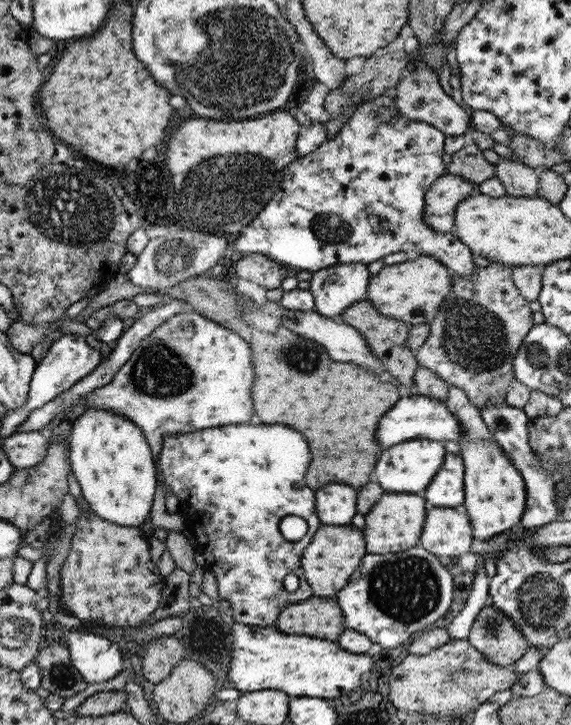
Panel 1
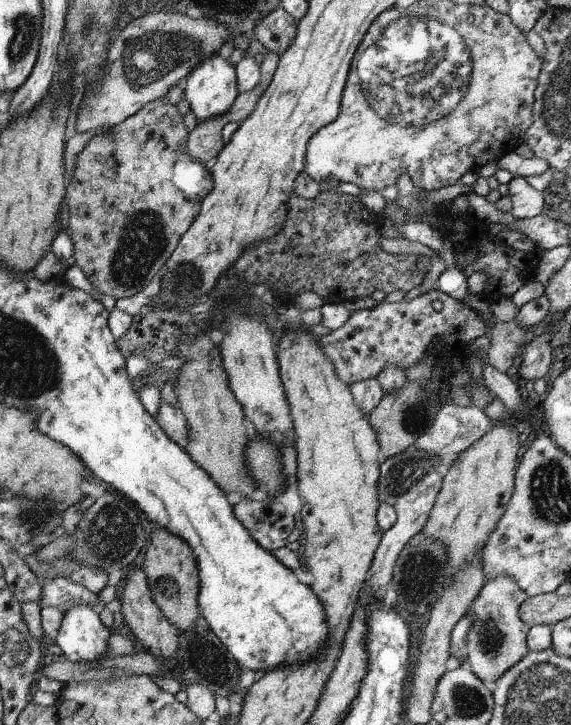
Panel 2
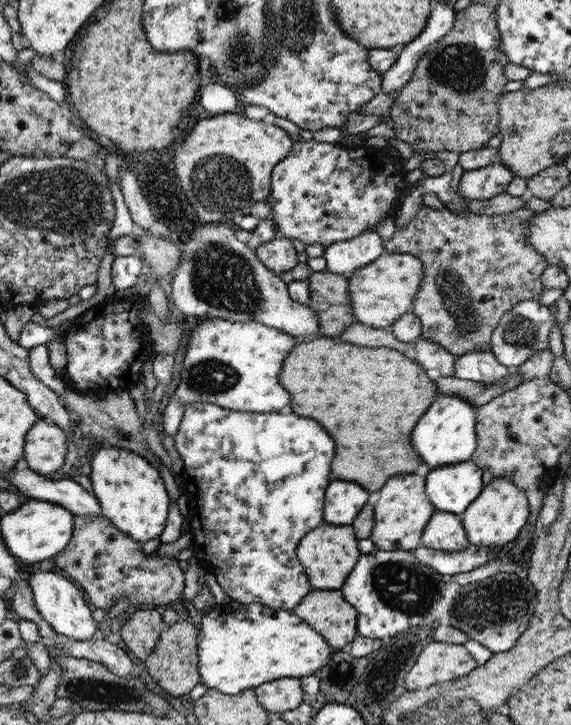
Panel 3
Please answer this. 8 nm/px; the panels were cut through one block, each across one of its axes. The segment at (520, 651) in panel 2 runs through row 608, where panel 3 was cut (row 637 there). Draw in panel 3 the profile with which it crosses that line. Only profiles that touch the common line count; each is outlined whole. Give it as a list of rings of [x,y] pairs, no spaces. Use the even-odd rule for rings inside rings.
[[[501,572],[461,587],[450,608],[450,624],[483,644],[493,653],[510,650],[527,629],[537,603],[537,590],[530,579],[520,573]]]

